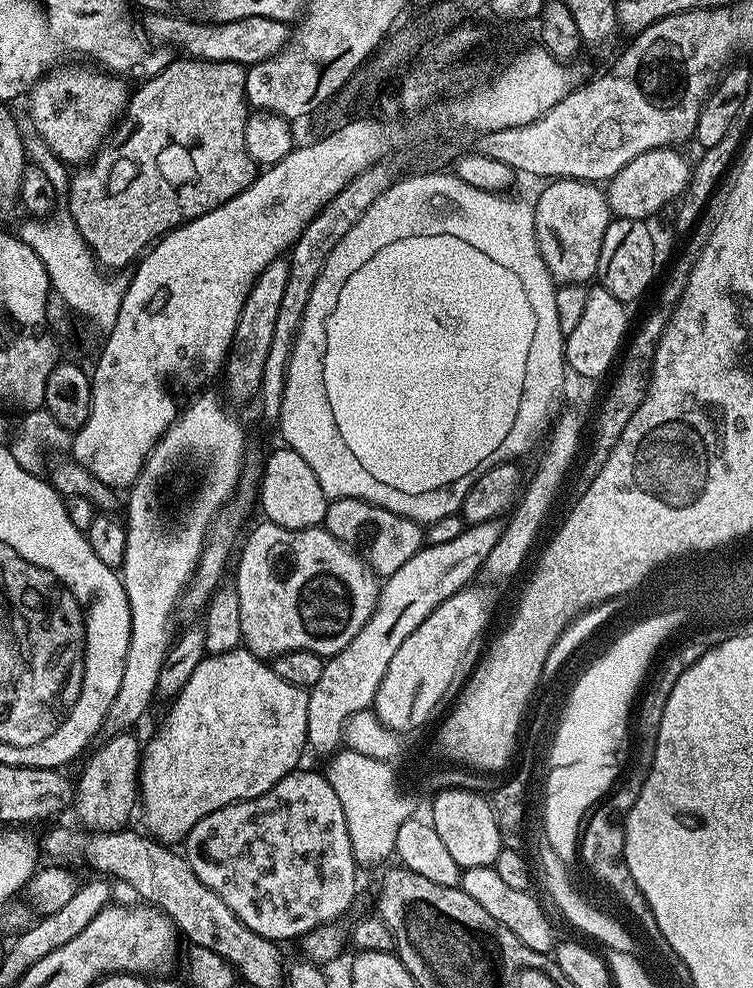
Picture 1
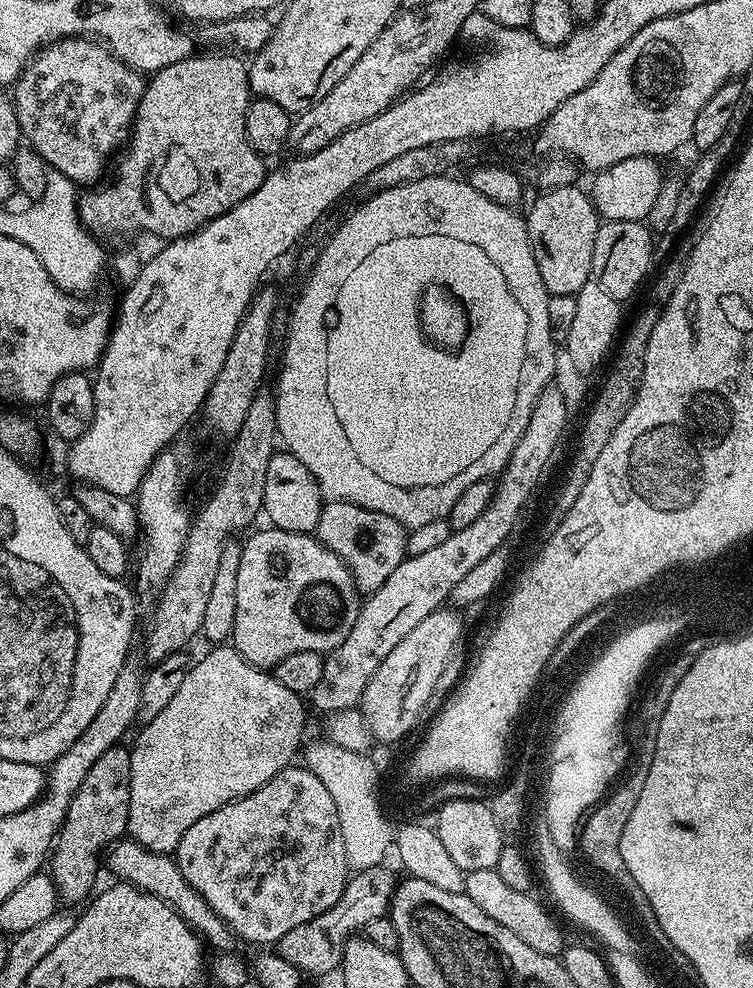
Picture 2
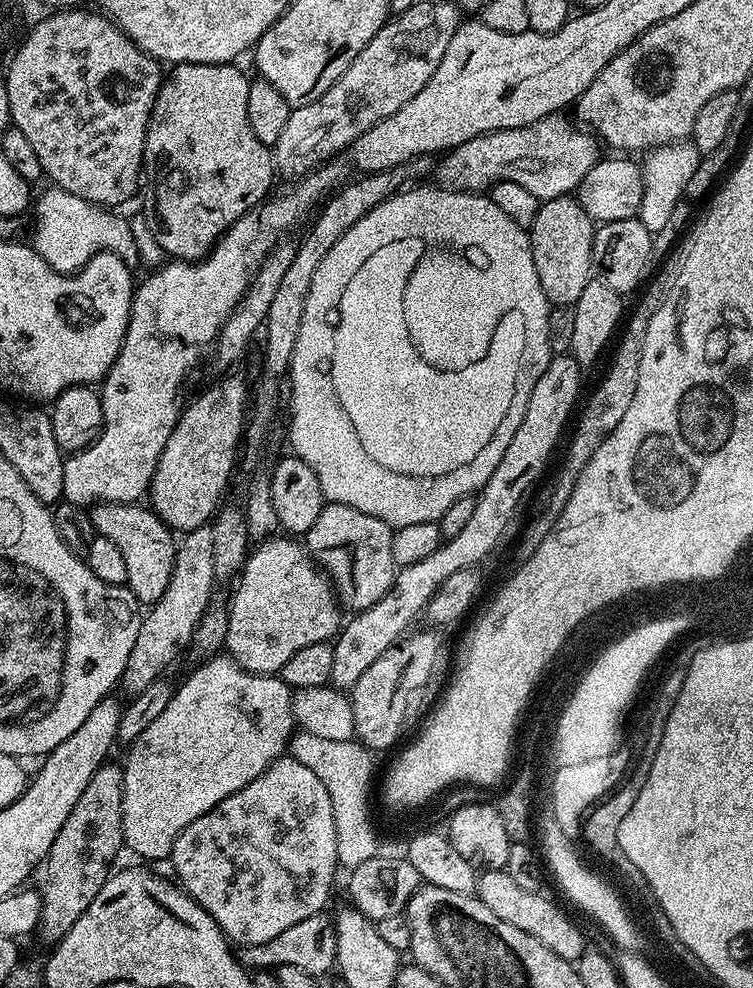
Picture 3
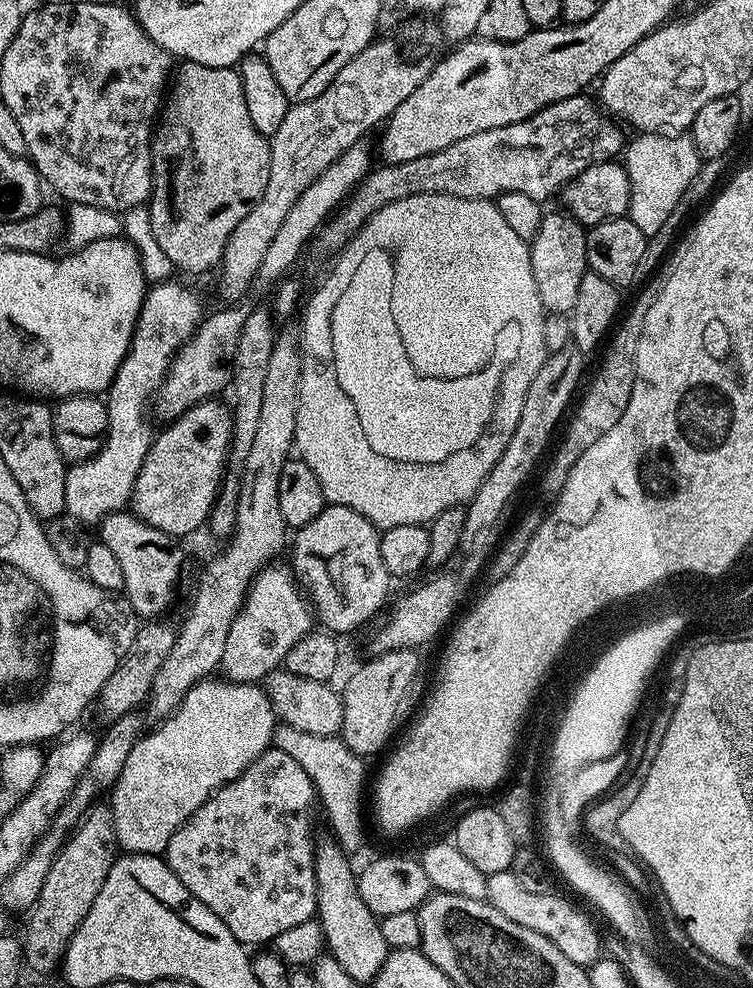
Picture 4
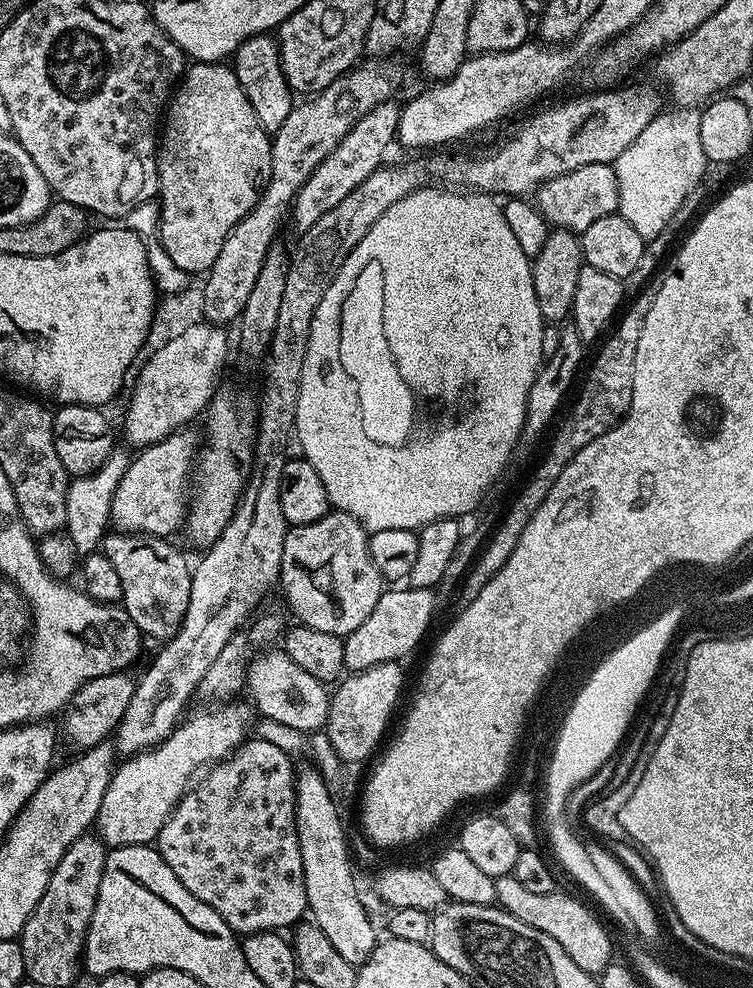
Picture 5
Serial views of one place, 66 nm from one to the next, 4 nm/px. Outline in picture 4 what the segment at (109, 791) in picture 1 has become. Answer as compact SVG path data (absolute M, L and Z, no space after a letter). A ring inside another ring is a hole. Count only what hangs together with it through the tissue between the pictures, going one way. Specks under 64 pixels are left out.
M97 802L84 813L60 847L60 853L50 866L50 874L46 874L46 882L42 882L36 903L27 913L28 925L22 935L22 960L27 967L29 964L36 972L52 972L63 965L66 950L78 926L82 926L90 914L90 906L94 906L94 898L98 898L98 890L102 890L102 882L106 882L106 874L110 874L110 866L117 855L111 807Z

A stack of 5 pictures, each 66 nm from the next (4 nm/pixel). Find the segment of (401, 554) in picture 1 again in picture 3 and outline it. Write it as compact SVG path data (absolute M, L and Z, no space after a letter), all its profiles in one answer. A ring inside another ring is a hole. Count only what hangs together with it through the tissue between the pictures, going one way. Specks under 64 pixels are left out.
M325 503L322 514L318 514L314 526L310 526L302 543L311 552L312 559L327 572L328 579L332 581L332 587L336 589L341 605L345 609L363 610L374 606L374 602L381 600L396 581L398 565L394 562L394 550L392 549L393 531L394 529L386 522L370 514L362 514L362 510L354 510L354 506Z

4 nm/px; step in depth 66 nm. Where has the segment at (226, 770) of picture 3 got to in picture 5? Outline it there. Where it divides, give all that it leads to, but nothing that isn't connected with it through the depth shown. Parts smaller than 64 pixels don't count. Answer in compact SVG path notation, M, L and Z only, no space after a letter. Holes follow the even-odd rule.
M236 703L208 706L205 712L196 712L192 717L189 715L161 744L127 757L124 765L121 763L113 771L106 794L102 794L102 806L94 825L109 849L152 844L197 773L205 766L228 759L244 743L250 732L249 705Z

